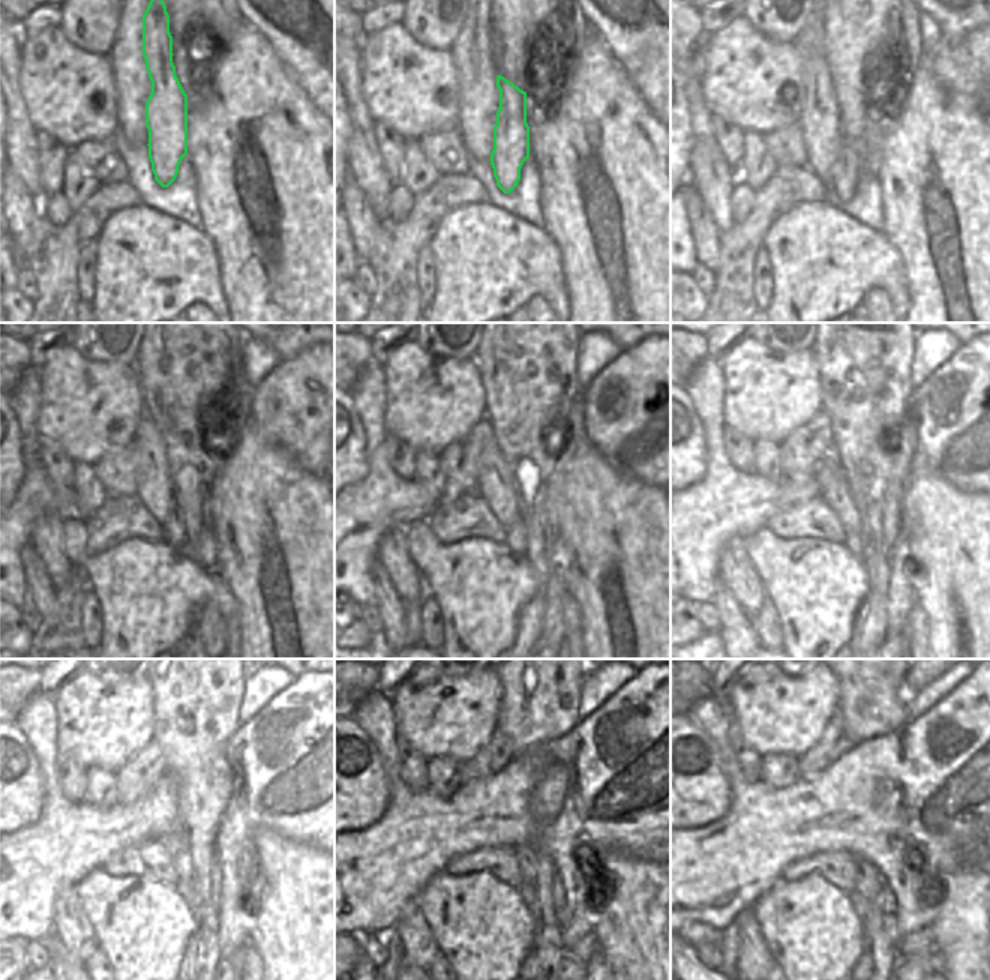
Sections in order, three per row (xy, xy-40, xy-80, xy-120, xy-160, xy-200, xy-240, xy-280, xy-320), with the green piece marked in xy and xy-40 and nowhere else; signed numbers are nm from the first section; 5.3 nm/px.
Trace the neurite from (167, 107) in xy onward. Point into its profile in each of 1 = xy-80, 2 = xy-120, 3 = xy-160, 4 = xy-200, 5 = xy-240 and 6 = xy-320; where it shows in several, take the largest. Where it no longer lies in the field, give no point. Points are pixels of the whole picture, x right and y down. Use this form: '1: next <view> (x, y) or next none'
1: next xy-80 (846, 170)
2: next xy-120 (174, 535)
3: next xy-160 (515, 538)
4: next xy-200 (854, 541)
5: next xy-240 (188, 890)
6: next xy-320 (863, 907)

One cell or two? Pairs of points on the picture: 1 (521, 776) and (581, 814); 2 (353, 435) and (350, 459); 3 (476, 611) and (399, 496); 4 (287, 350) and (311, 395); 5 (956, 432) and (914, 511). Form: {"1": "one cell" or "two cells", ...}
{"1": "one cell", "2": "one cell", "3": "two cells", "4": "two cells", "5": "two cells"}

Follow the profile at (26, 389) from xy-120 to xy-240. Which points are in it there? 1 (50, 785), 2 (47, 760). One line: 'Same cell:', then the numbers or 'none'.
Same cell: 1, 2

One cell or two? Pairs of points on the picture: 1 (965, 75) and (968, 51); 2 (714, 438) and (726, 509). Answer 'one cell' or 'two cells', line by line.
1: one cell
2: one cell

